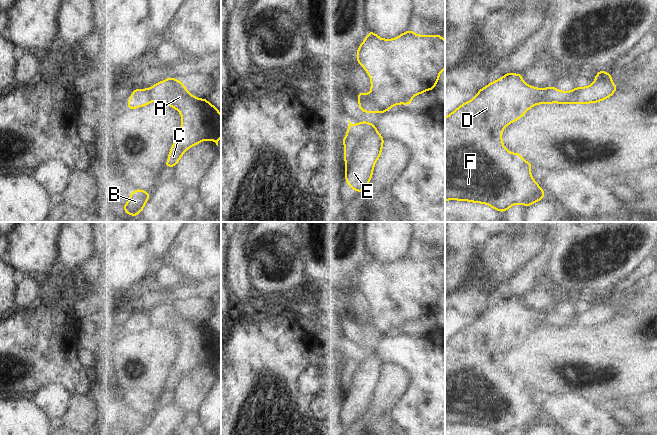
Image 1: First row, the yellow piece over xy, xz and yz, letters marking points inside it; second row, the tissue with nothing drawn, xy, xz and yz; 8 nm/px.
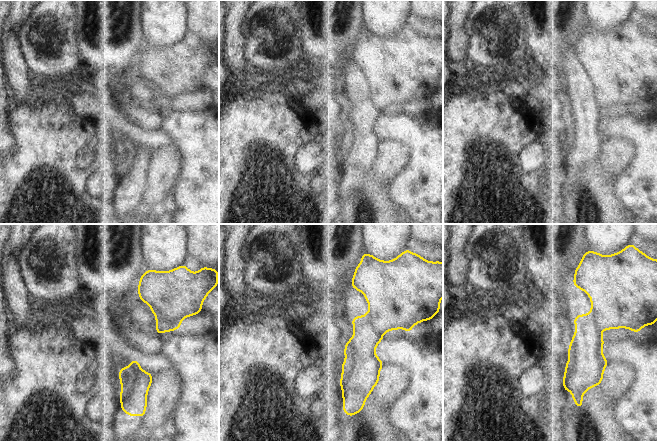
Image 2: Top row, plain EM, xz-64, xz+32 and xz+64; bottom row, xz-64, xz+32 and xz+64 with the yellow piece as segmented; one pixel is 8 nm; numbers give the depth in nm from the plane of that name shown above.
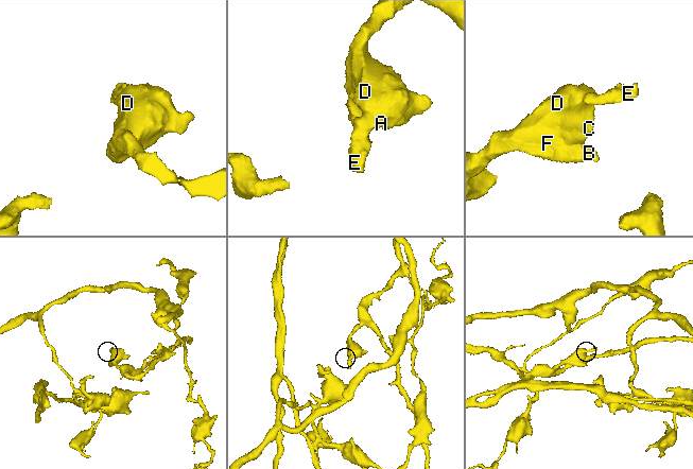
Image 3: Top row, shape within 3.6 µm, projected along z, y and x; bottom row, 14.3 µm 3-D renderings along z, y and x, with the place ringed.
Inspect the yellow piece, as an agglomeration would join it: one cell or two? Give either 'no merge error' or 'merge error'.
merge error

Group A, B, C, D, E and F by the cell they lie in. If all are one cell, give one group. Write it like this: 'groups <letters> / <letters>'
groups A B C D F / E

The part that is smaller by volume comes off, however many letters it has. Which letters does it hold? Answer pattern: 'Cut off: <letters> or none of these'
Cut off: E

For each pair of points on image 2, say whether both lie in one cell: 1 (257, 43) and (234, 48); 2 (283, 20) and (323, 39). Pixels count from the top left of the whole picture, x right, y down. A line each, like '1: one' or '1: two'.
1: two
2: two

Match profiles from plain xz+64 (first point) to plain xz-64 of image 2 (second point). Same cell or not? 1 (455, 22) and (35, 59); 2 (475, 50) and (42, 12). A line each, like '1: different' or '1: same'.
1: different
2: same

